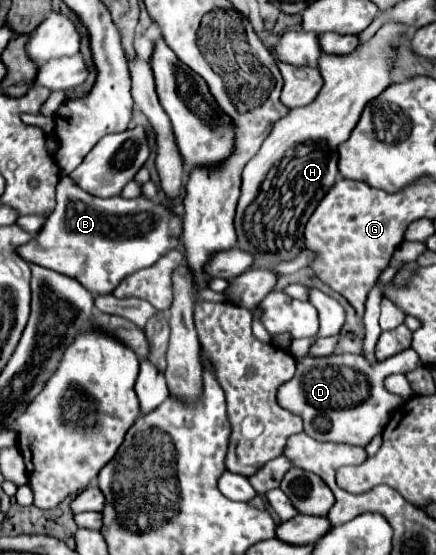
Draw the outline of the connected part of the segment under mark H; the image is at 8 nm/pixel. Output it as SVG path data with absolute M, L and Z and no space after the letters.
M399 23L383 25L367 43L361 45L361 51L349 55L321 55L319 71L323 75L323 89L319 97L307 107L291 109L287 117L283 117L271 131L271 135L263 141L257 155L243 169L241 197L237 203L235 229L237 229L237 247L243 251L251 251L255 247L255 259L259 263L275 265L279 261L295 259L303 249L303 231L317 203L325 197L337 177L337 147L347 141L353 127L359 121L359 115L367 101L377 97L385 87L391 85L391 63L393 63L393 47L397 45L399 35L405 29Z

